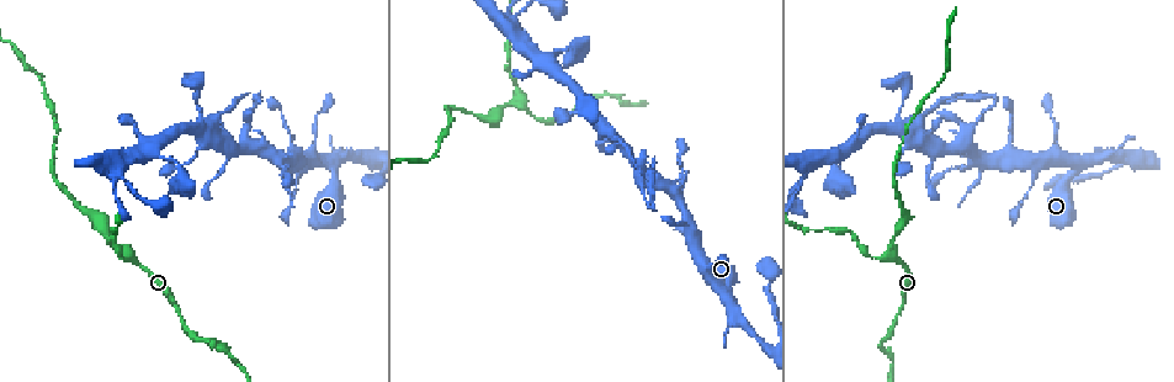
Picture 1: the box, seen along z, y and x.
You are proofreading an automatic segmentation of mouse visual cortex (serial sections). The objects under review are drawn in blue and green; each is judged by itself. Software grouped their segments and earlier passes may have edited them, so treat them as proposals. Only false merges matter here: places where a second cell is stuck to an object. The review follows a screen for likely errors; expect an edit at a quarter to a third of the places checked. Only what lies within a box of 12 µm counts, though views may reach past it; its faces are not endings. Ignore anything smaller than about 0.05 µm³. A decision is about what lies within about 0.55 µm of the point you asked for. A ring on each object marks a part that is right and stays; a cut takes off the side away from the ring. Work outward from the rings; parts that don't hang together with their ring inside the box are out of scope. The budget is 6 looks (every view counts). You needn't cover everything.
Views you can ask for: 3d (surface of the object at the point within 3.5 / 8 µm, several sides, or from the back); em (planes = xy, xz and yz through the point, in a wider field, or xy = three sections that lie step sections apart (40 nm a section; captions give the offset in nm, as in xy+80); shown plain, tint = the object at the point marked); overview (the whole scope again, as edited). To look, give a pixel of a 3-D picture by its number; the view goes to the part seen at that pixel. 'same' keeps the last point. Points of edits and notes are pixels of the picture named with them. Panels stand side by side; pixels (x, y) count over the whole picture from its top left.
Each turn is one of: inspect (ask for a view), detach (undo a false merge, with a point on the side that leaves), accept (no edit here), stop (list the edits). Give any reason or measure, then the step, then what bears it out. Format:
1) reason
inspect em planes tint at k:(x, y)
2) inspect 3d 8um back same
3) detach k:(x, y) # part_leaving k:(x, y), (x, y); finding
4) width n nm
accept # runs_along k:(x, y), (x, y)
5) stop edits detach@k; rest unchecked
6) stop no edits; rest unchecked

three arms meet
inspect 3d 3.5um at 1:(890, 256)

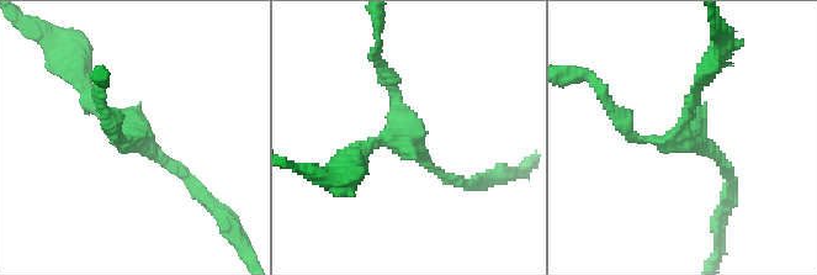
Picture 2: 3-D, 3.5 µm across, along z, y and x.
inspect em xy step 3 tint at 2:(404, 141)

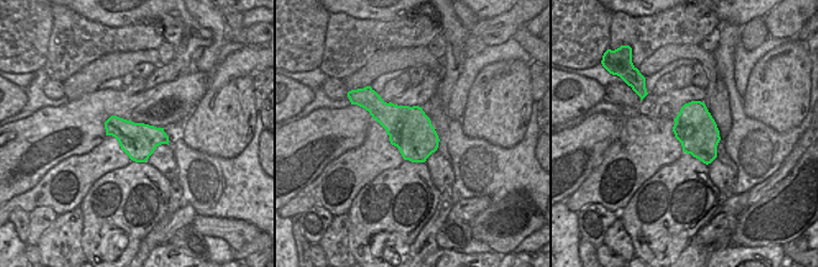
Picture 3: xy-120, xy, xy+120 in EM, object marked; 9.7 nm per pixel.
detach 2:(385, 72) # part_leaving 2:(399, 98), (372, 53), (376, 35); a second cell is stuck on

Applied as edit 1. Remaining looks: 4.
inspect overview

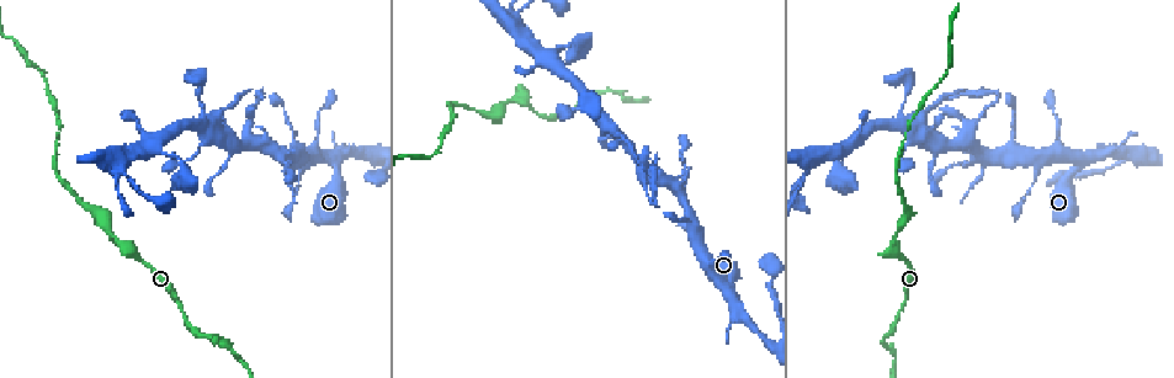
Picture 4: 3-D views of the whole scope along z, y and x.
calibre changes
inspect 3d 8um back at 4:(731, 284)

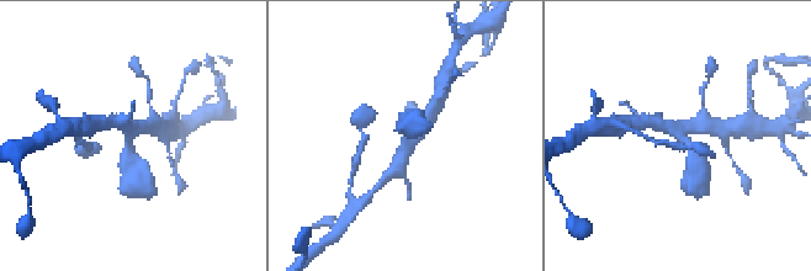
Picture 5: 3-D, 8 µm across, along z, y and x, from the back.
inspect 3d 3.5um at 5:(684, 137)

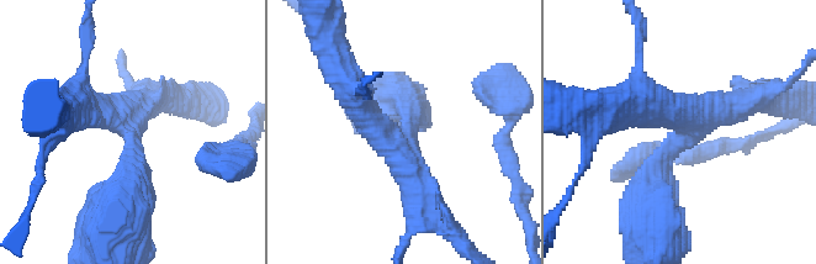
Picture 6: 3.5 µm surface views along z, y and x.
arms 3; arm_widths 350, 400, 450 nm; need the tissue
inspect em xy step 3 tint at 6:(405, 134)

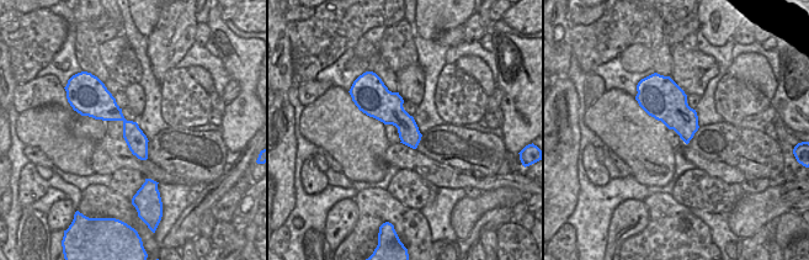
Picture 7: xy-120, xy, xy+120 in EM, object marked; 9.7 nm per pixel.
width 280 nm
accept # runs_along 7:(83, 106), (117, 115), (144, 155); all the same cell

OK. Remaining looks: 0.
stop edits detach@2; rest unchecked

